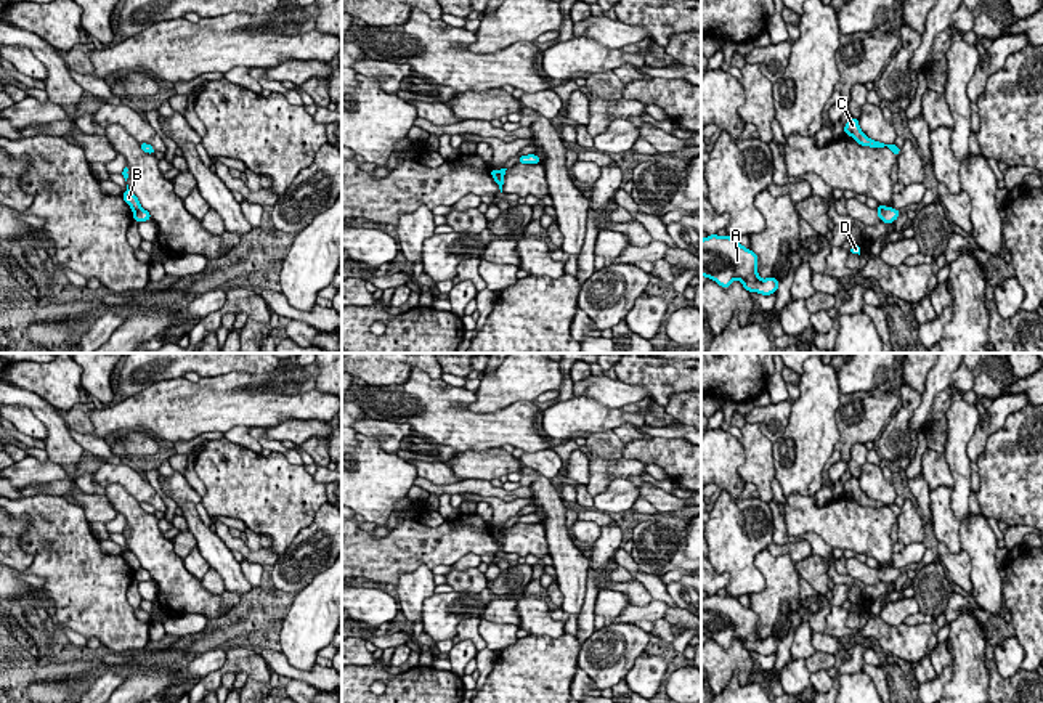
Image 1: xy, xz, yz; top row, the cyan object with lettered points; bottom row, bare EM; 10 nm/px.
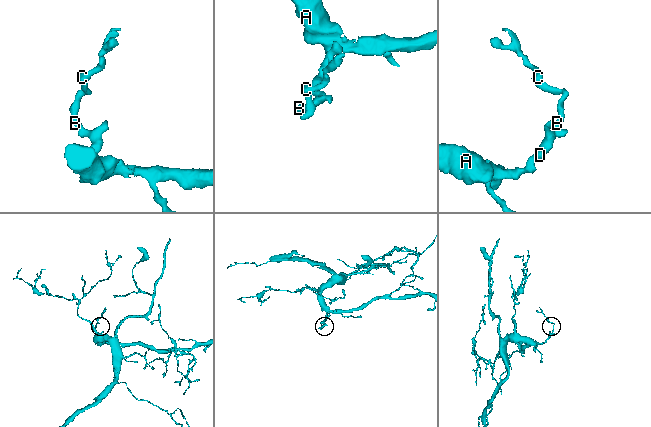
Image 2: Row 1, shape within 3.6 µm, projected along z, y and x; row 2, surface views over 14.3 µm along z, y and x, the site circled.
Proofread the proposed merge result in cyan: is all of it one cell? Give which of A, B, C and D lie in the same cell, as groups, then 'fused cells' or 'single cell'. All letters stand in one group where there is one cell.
A D / B C | fused cells

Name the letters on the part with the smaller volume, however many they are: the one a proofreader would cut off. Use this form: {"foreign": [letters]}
{"foreign": ["B", "C"]}

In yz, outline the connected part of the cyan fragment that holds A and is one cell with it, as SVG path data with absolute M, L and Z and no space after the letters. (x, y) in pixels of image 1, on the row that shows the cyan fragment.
M709 234L701 239L701 276L714 279L724 289L738 279L748 292L775 294L778 279L773 276L761 279L757 260L759 257L737 238Z

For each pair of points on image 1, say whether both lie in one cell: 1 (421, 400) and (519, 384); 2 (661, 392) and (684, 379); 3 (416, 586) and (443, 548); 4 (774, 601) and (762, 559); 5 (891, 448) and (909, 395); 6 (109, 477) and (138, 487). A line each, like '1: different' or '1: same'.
1: different
2: same
3: different
4: same
5: same
6: same

